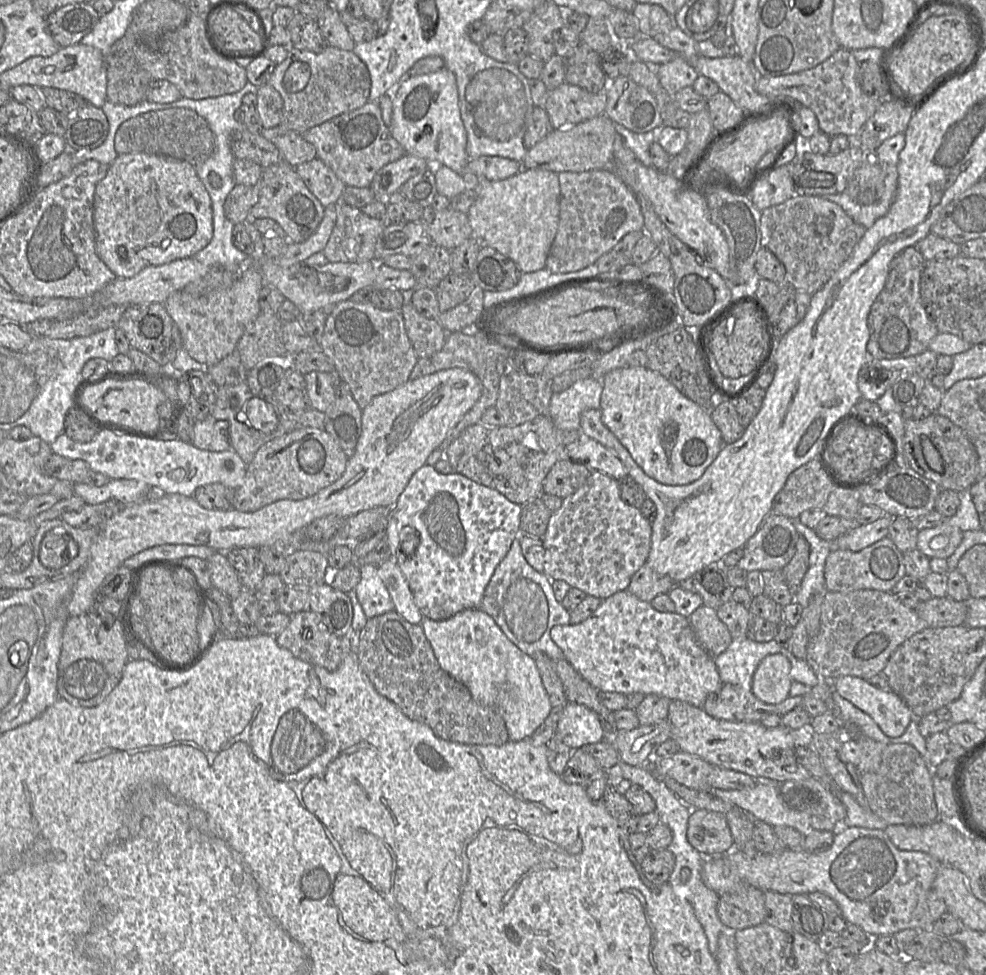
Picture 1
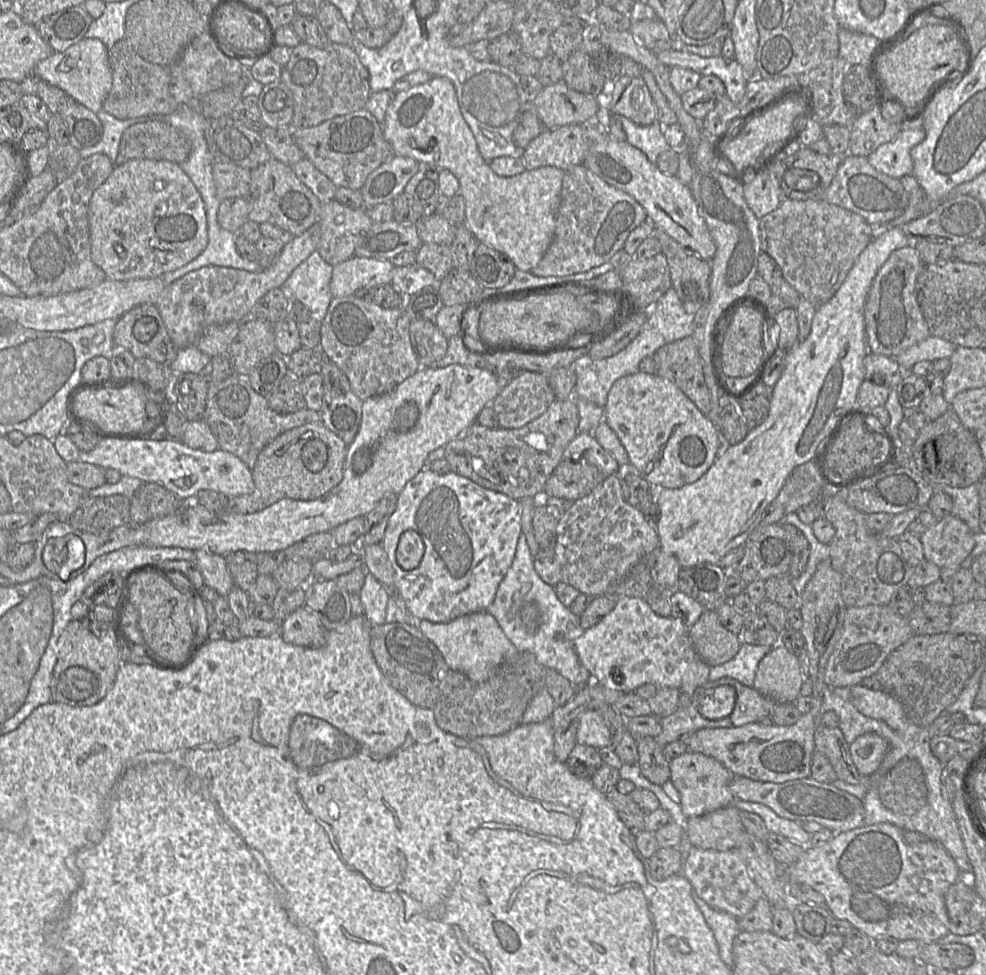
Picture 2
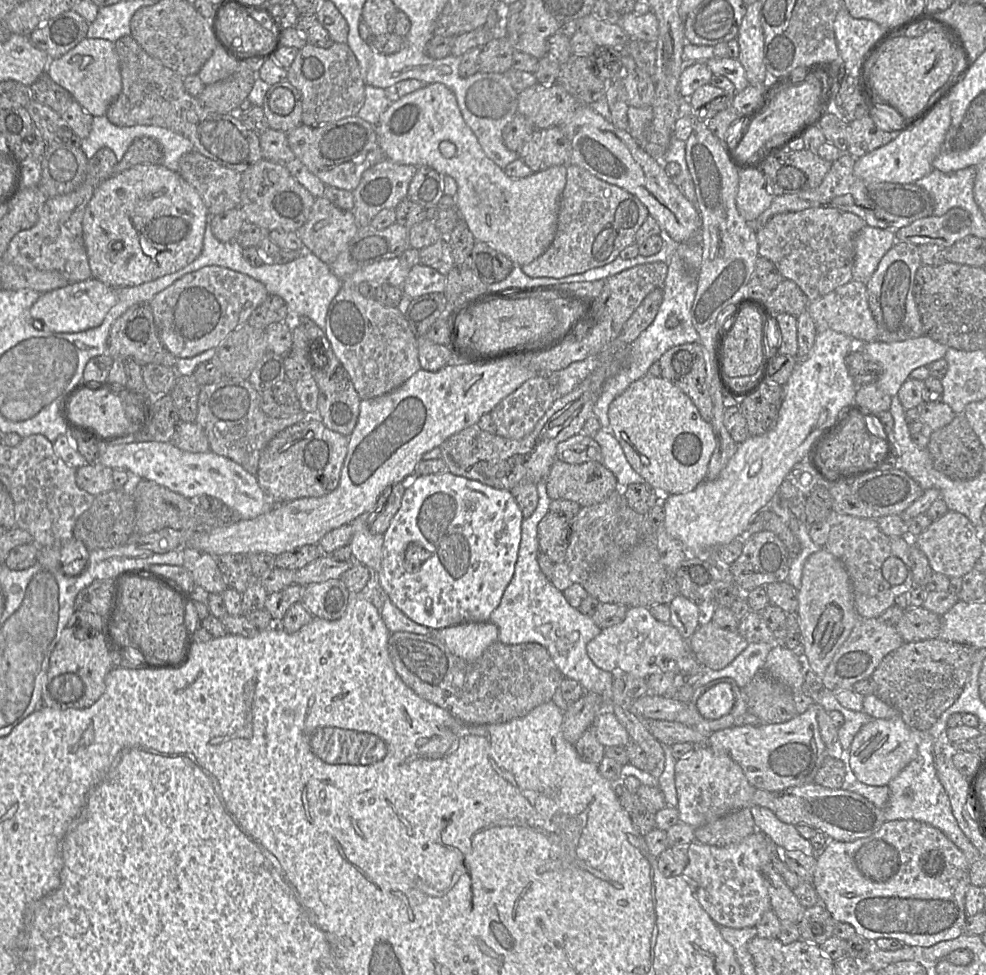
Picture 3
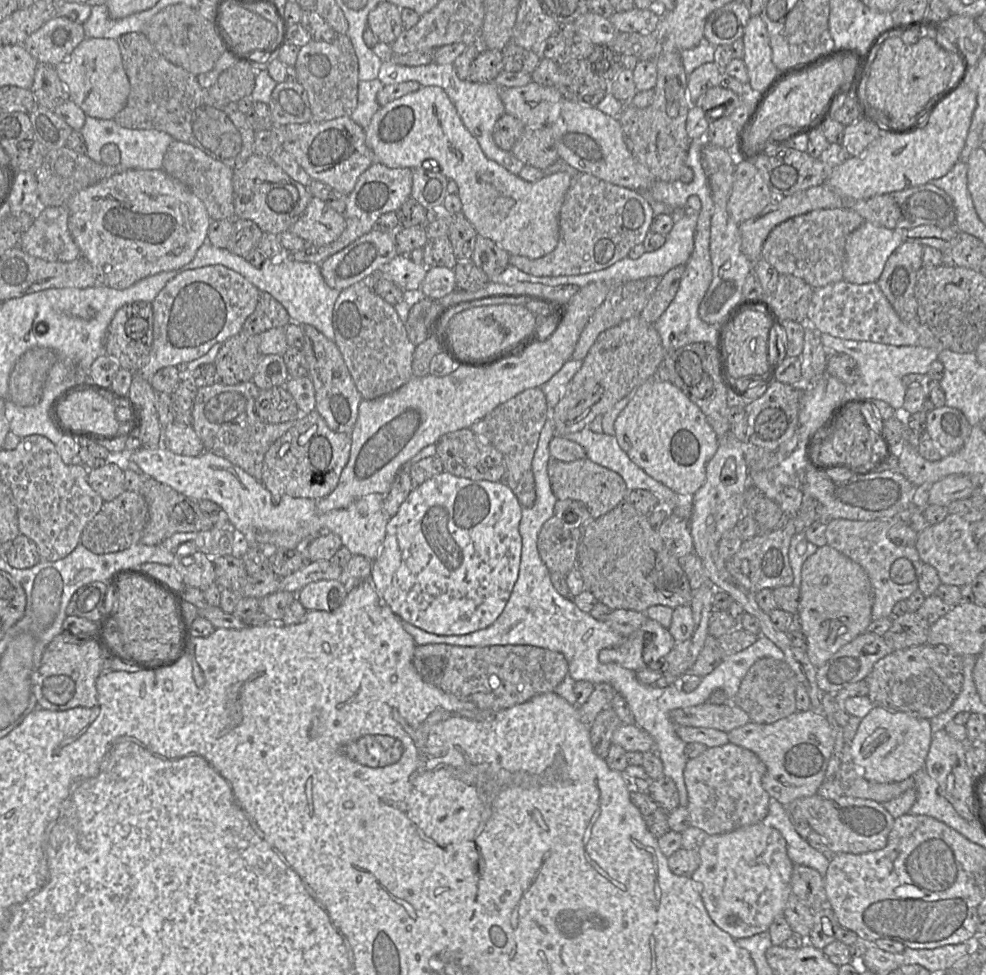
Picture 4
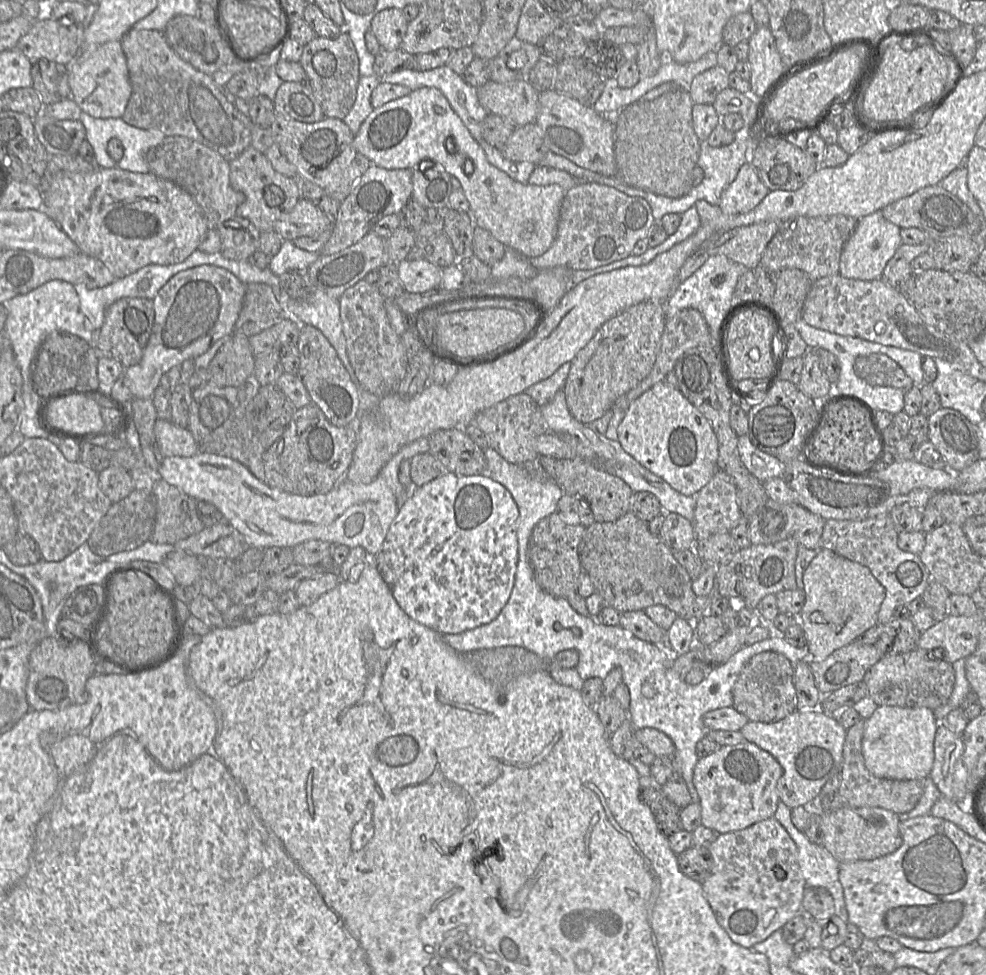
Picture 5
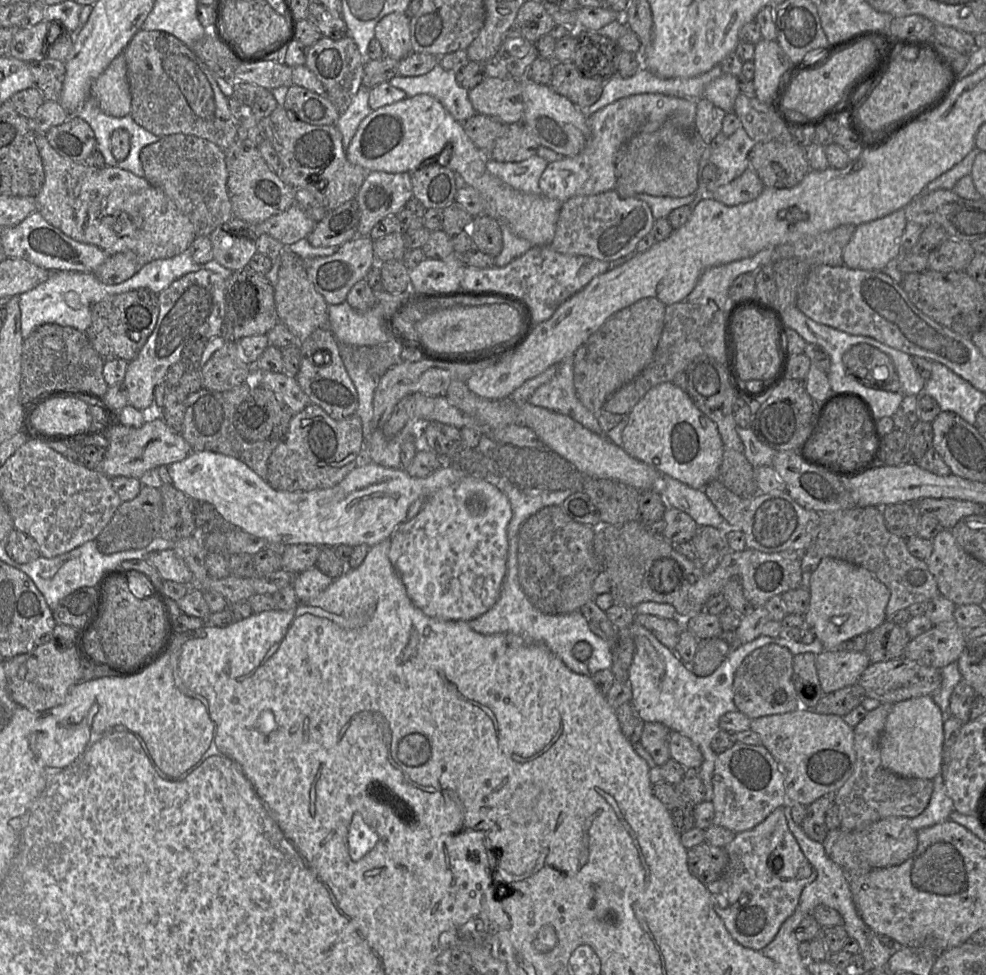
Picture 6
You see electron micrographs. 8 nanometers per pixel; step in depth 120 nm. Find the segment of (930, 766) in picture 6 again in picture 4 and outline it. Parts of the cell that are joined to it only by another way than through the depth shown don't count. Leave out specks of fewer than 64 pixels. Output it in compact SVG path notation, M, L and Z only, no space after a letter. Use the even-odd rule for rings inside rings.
M873 706L869 713L861 719L850 743L850 753L854 763L867 780L877 783L900 782L925 768L932 734L928 719Z

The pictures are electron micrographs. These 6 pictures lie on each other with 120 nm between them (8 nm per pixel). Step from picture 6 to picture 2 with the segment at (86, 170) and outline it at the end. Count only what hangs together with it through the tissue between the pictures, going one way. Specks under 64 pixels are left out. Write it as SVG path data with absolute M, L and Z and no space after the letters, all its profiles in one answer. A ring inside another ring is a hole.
M132 159L114 166L88 206L90 256L109 280L161 277L195 259L207 246L205 205L180 167L167 160Z

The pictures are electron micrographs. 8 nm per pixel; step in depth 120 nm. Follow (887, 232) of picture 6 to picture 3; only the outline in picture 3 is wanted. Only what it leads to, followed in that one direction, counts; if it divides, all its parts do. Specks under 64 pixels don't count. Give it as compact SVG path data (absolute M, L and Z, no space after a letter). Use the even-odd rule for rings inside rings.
M865 225L855 236L853 280L866 283L895 242L894 231Z

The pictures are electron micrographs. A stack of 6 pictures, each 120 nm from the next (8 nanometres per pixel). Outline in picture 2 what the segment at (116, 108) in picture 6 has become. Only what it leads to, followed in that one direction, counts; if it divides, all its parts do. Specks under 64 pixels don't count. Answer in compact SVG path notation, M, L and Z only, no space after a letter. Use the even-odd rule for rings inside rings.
M83 38L63 52L53 52L33 69L36 78L60 88L75 102L94 113L103 109L103 103L112 86L109 49L99 39Z

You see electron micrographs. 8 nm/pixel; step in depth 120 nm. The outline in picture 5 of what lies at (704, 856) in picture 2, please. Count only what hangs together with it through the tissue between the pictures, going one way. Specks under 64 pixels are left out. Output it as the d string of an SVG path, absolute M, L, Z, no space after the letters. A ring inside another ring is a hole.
M774 817L742 830L718 835L707 849L713 858L713 868L711 875L701 883L703 894L717 922L734 943L751 948L802 911L806 882L798 863L798 849L786 829Z

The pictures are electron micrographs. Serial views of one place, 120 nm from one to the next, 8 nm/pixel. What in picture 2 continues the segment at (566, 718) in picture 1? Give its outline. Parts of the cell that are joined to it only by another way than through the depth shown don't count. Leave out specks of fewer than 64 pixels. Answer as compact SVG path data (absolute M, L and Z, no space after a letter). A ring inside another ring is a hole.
M596 710L581 713L578 718L576 741L596 749L612 745L612 733L603 716Z

